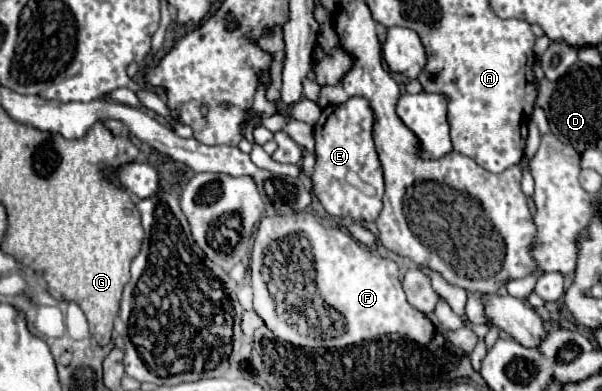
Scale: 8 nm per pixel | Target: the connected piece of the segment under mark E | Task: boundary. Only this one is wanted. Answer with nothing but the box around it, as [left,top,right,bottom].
[310,96,384,222]

